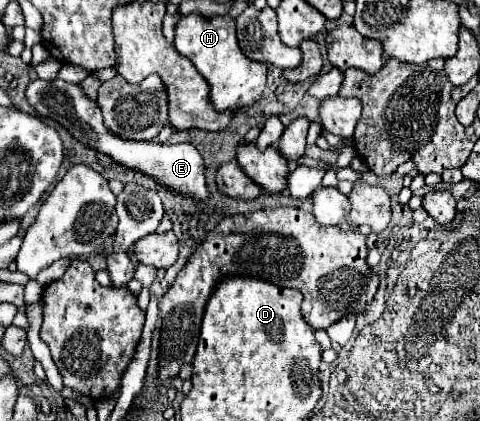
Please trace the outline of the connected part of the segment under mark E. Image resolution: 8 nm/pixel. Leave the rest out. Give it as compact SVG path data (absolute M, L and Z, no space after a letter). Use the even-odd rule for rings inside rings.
M34 79L26 89L26 97L28 97L30 105L42 117L50 117L50 119L58 121L80 143L108 155L118 165L122 165L126 169L132 169L132 171L140 171L142 175L146 175L150 179L154 179L156 183L168 187L170 191L174 191L180 197L194 199L194 201L208 201L210 199L210 191L208 191L208 183L206 183L206 175L204 175L204 169L206 169L204 159L202 159L202 155L198 153L198 149L192 143L168 145L168 143L160 143L160 141L120 139L118 135L108 131L108 127L104 125L100 105L96 101L92 101L82 91L80 85L66 83L62 79L54 79L54 81Z

